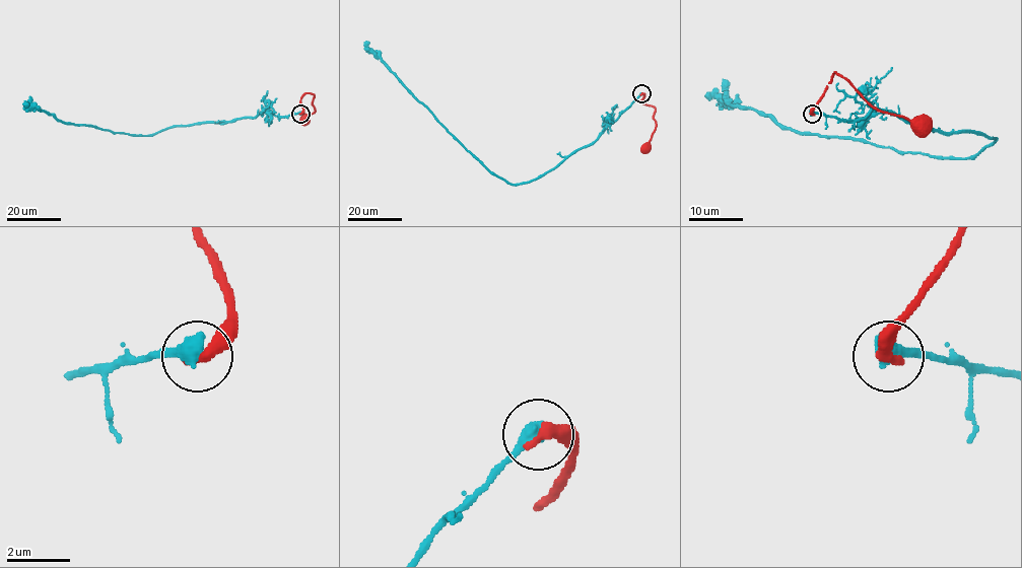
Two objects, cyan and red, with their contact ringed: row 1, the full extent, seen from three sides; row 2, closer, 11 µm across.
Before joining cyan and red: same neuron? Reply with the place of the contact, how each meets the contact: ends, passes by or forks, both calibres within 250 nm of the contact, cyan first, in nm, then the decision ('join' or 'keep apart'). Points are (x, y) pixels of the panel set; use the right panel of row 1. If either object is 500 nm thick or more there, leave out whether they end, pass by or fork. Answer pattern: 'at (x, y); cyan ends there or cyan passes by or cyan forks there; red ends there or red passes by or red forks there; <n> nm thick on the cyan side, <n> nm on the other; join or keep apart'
at (812, 114); 600 nm thick on the cyan side, 440 nm on the other; keep apart

